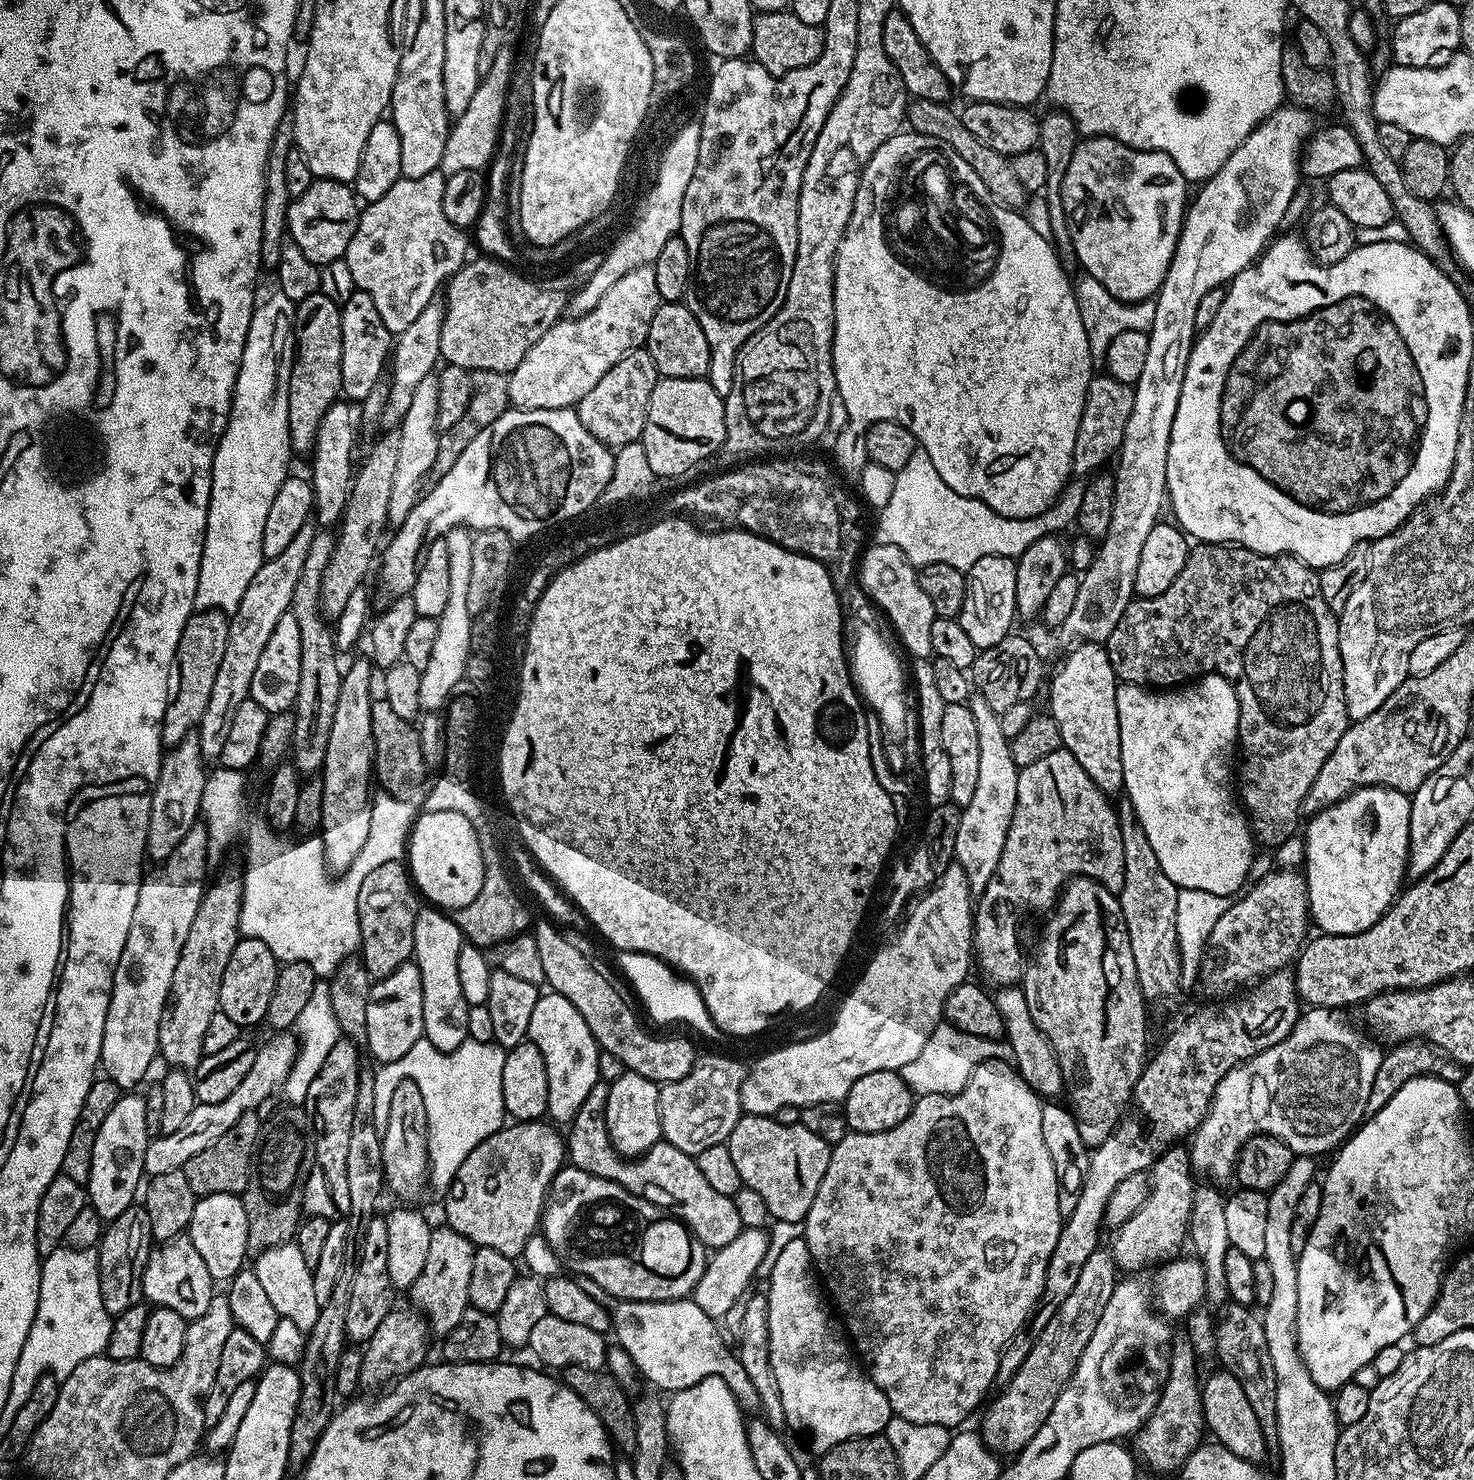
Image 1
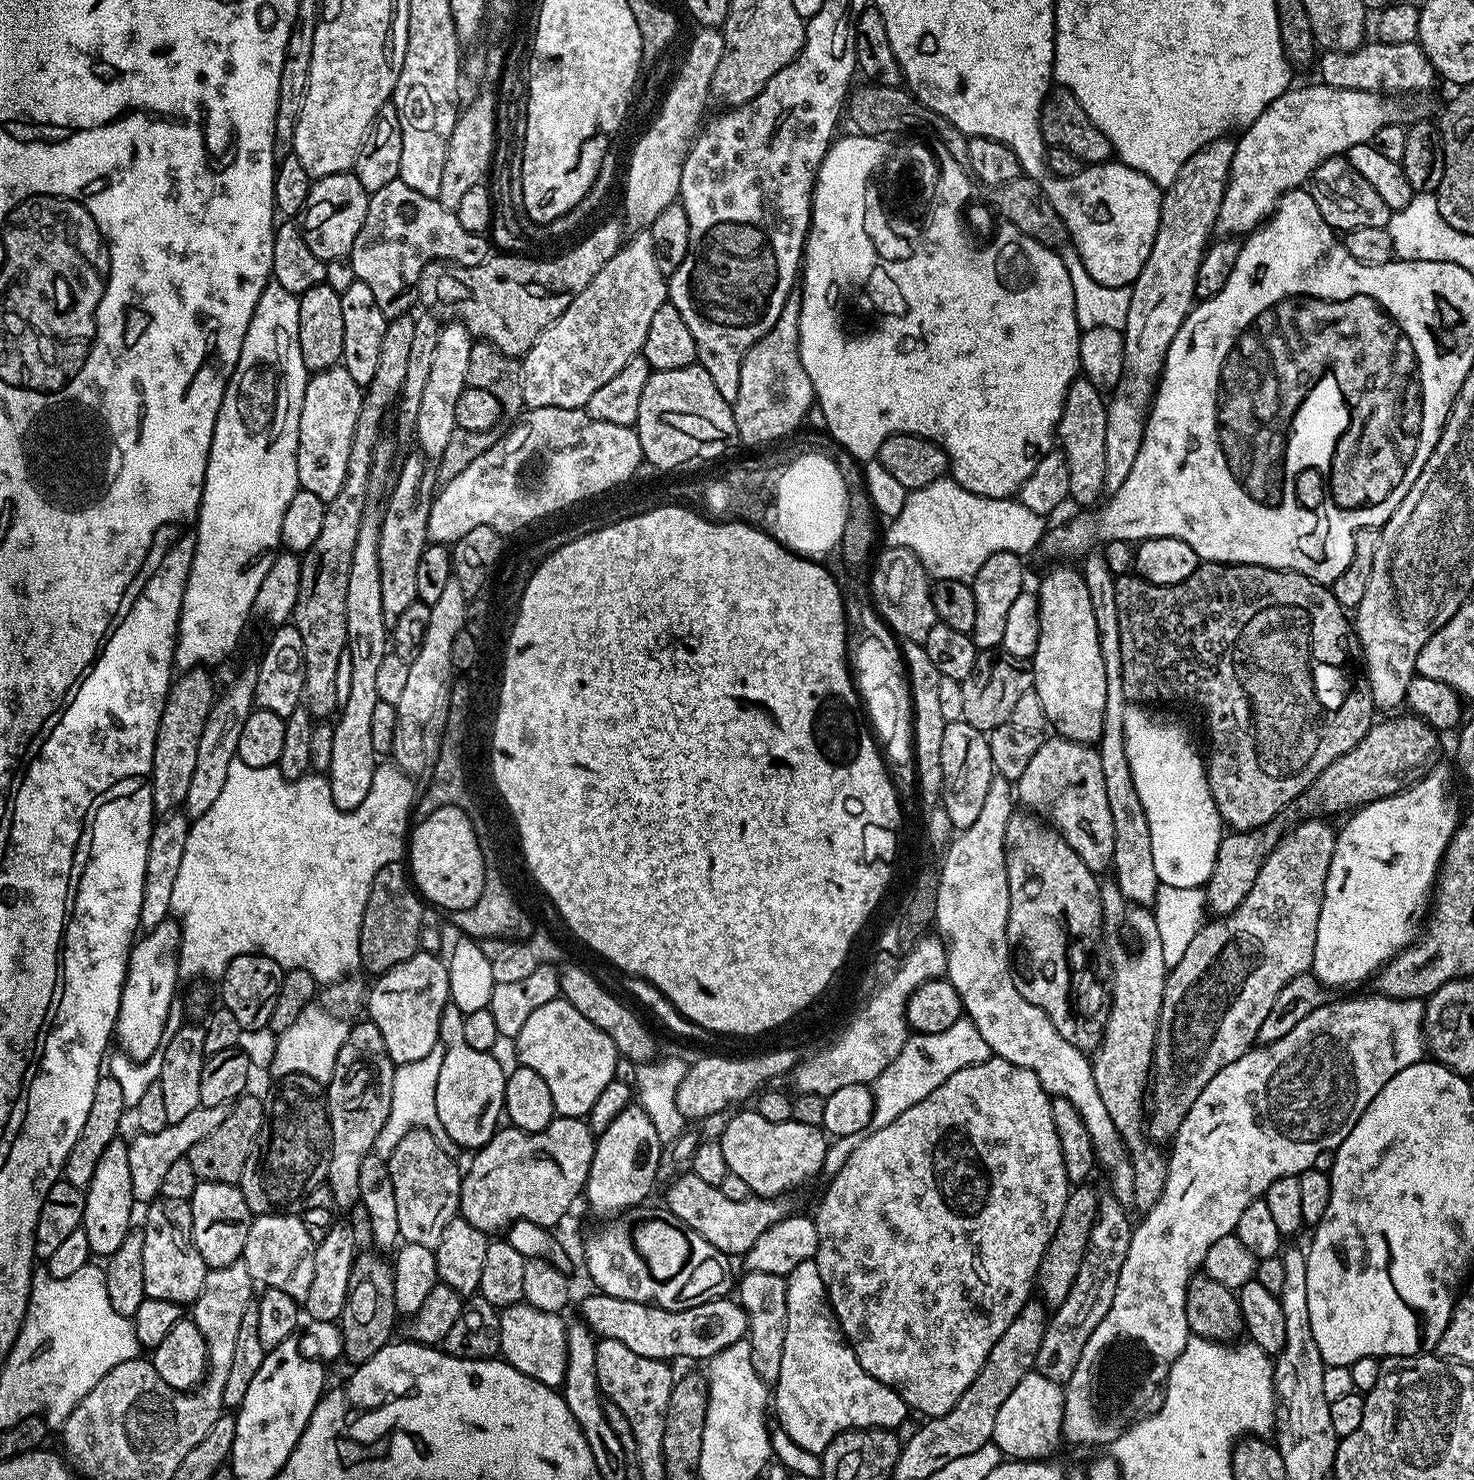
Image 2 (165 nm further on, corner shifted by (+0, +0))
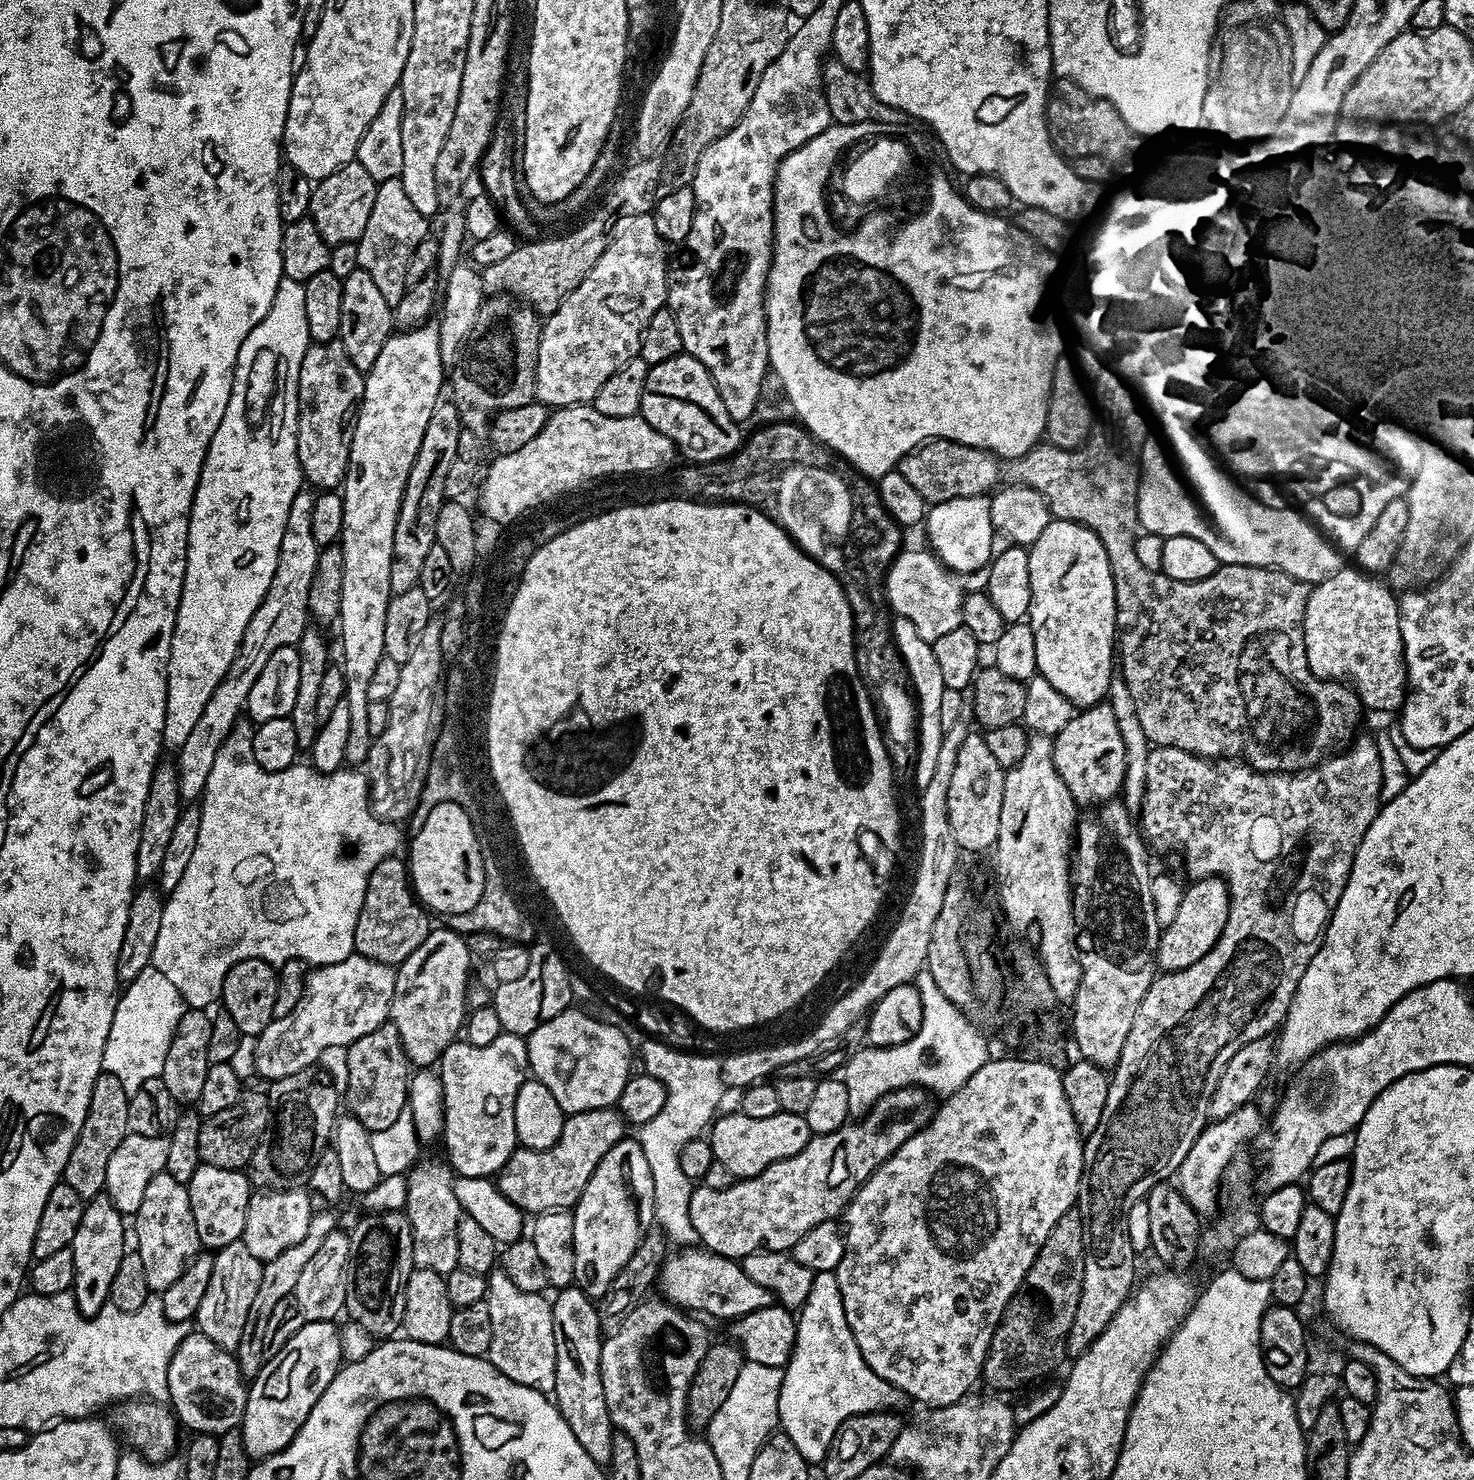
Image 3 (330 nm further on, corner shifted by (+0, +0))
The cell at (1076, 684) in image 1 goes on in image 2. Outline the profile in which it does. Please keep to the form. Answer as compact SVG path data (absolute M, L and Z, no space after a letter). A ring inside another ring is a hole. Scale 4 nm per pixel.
M1056 568L1038 587L1040 601L1040 633L1038 634L1038 650L1033 654L1030 667L1032 669L1032 687L1042 701L1042 710L1046 710L1046 718L1057 737L1073 740L1079 744L1095 745L1102 734L1102 722L1106 718L1106 669L1102 667L1102 650L1098 650L1098 626L1094 626L1094 606L1090 606L1090 590L1086 590L1086 582L1079 571L1072 568Z

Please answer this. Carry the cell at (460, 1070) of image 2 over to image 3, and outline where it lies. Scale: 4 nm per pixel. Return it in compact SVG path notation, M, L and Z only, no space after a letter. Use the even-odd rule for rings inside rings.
M501 1032L498 1038L494 1038L494 1042L490 1042L490 1046L474 1046L463 1038L453 1040L450 1046L446 1046L446 1050L440 1056L438 1061L438 1075L441 1080L441 1090L444 1095L444 1130L442 1135L442 1143L448 1151L446 1160L456 1176L483 1176L495 1177L506 1166L506 1162L510 1158L510 1154L515 1152L518 1147L516 1139L516 1127L514 1126L514 1098L518 1098L518 1090L522 1086L524 1080L529 1079L530 1069L528 1066L528 1041L523 1036L515 1036L509 1032Z

